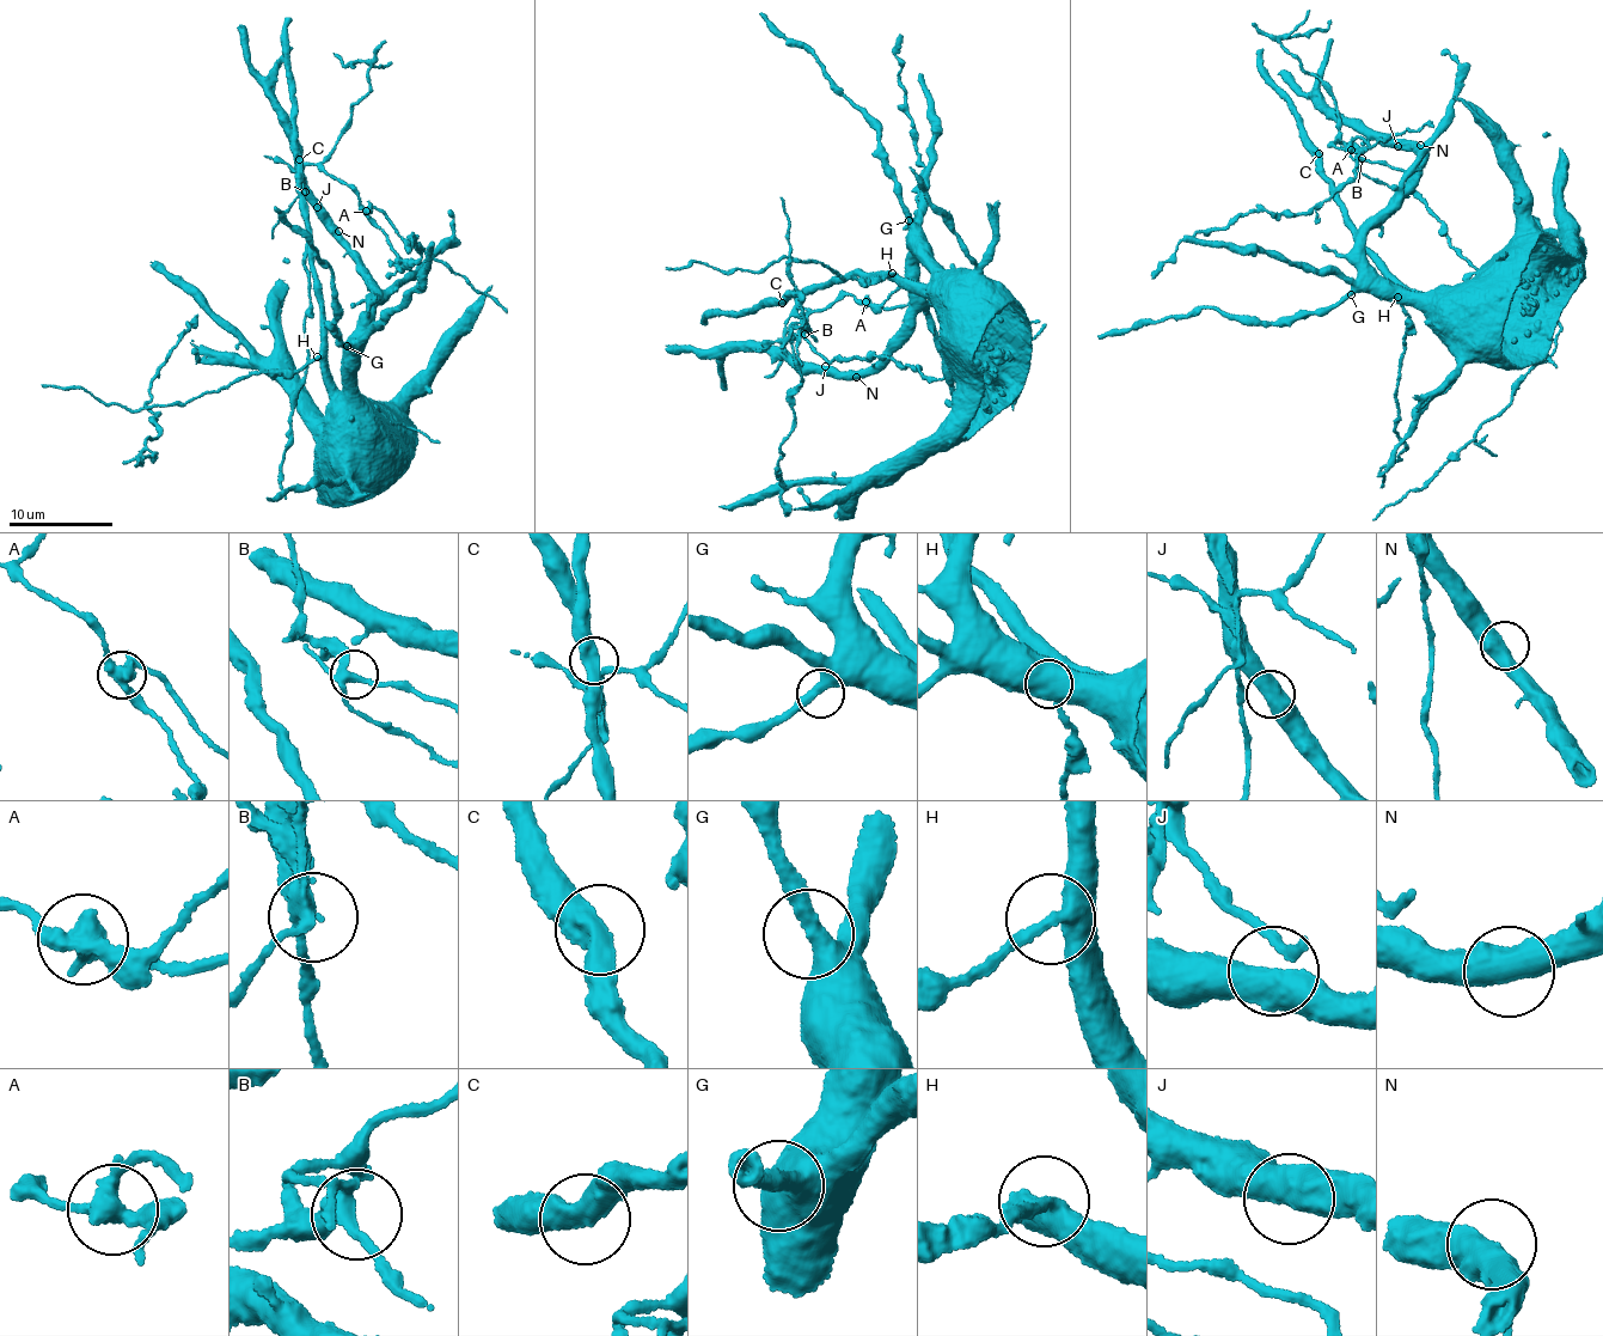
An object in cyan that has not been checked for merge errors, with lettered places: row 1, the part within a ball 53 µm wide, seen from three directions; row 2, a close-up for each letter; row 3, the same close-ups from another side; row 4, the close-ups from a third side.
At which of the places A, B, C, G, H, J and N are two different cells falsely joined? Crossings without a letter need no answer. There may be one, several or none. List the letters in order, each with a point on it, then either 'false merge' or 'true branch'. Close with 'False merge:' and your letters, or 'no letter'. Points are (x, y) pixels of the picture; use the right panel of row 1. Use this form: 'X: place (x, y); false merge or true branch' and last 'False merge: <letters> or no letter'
A: place (1351, 150); false merge
B: place (1362, 158); true branch
C: place (1319, 153); true branch
G: place (1351, 294); true branch
H: place (1397, 297); false merge
J: place (1397, 146); true branch
N: place (1420, 145); true branch
False merge: A, H

